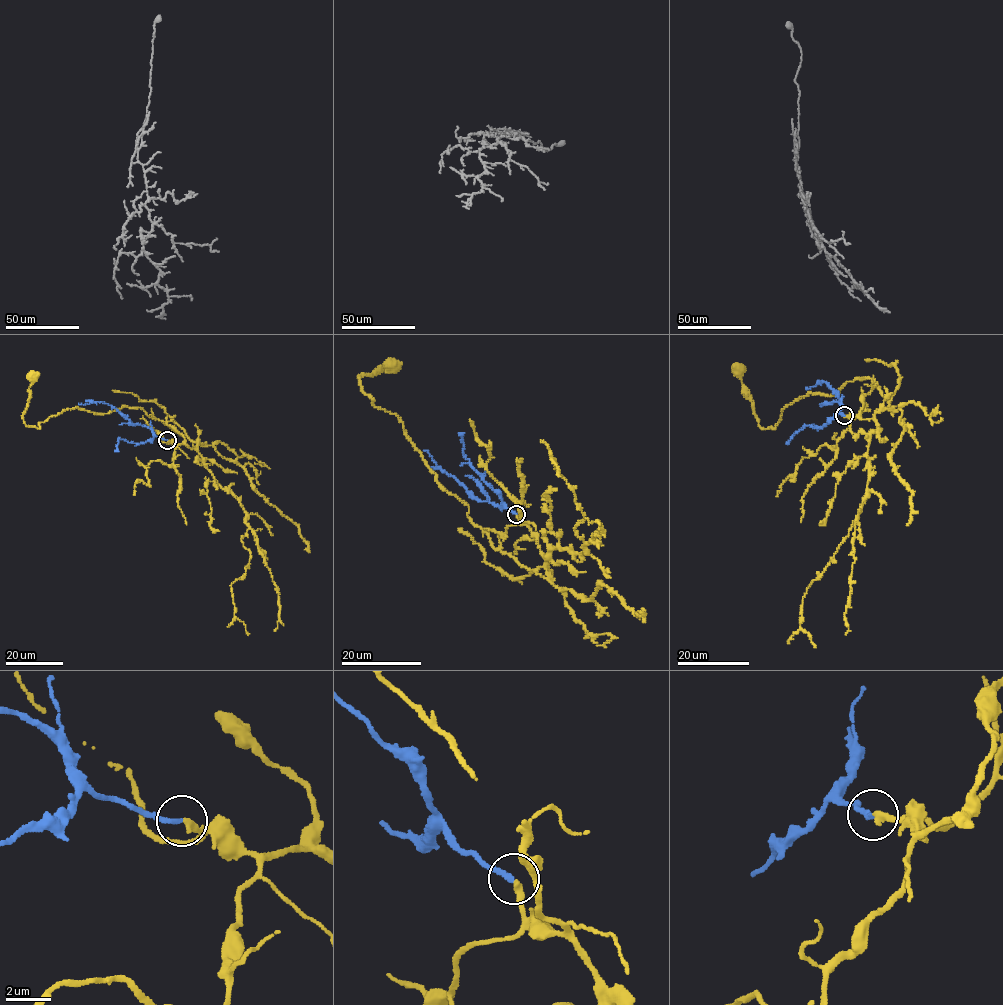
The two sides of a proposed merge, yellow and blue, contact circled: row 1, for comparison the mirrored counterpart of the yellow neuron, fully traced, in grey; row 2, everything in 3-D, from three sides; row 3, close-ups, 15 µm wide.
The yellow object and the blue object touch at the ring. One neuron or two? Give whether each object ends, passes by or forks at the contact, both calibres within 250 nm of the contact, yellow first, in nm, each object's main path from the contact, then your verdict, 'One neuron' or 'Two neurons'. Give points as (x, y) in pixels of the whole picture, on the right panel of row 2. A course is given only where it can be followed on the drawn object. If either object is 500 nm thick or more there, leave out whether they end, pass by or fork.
At the ring yellow ends. At the ring blue ends. Thickness 300 nm (yellow) against 200 nm. Course of yellow: (844, 416), (875, 418), (890, 403), (865, 376), (838, 393), (807, 393), (764, 428), (736, 369). Course of blue: (844, 416), (839, 412), (841, 403), (838, 396), (826, 383), (822, 381), (806, 388). One neuron

